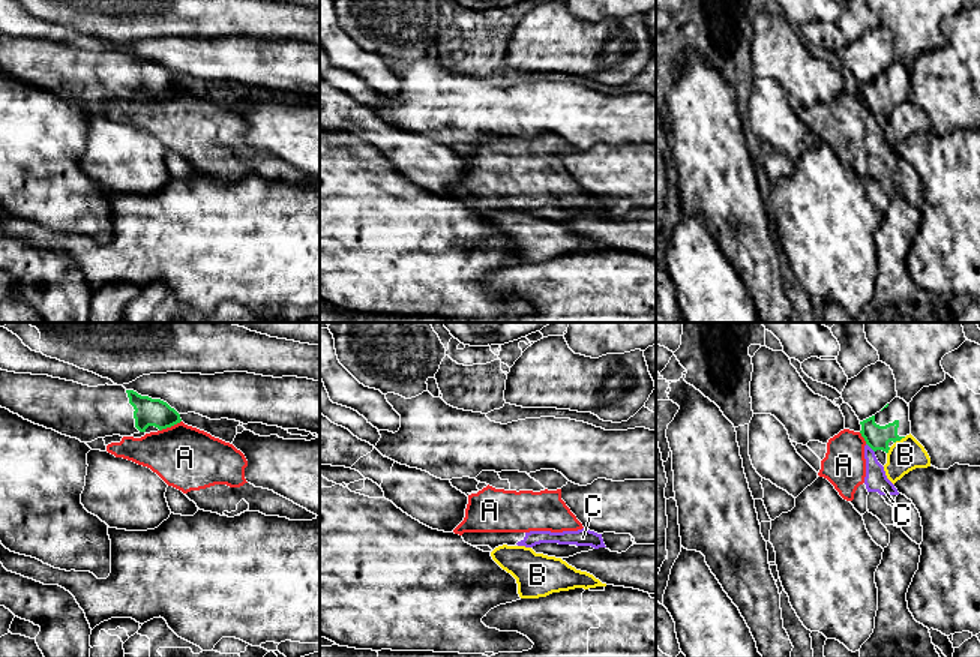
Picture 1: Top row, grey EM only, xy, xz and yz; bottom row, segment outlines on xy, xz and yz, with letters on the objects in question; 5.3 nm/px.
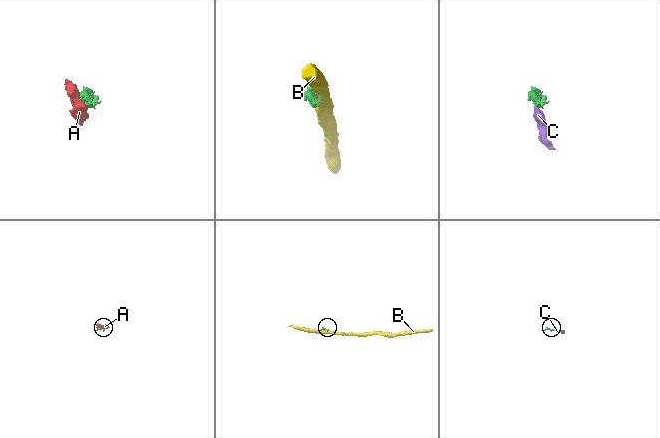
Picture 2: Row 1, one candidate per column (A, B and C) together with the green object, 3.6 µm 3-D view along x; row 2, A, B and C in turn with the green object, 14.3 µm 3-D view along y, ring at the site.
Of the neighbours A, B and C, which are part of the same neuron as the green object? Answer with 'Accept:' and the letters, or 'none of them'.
Accept: none of them

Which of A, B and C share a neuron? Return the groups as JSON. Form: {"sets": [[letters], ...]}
{"sets": [["A", "C"], ["B"]]}

